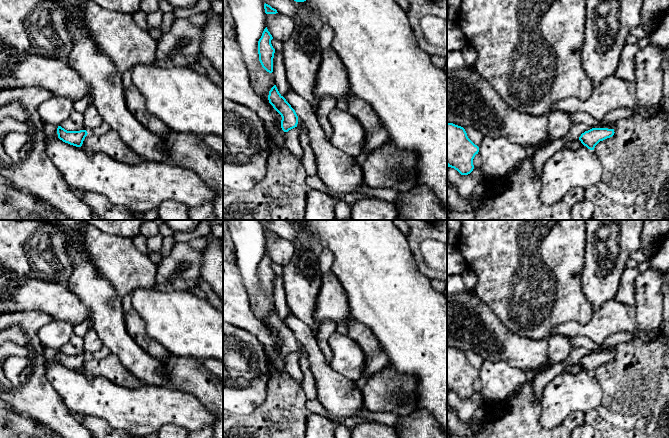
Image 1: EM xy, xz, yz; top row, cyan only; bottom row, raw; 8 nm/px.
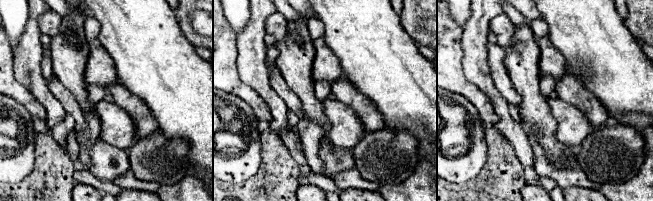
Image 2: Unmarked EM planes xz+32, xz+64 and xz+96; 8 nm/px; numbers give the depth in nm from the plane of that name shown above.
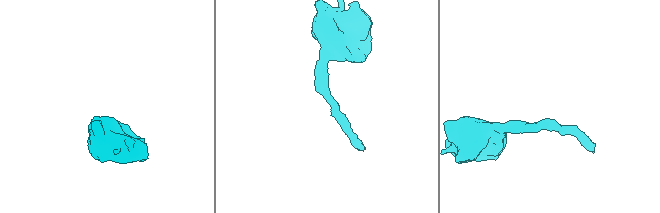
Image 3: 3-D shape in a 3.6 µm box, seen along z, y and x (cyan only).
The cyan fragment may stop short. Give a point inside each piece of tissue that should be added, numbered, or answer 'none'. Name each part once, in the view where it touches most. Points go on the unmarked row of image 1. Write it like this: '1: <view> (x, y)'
none

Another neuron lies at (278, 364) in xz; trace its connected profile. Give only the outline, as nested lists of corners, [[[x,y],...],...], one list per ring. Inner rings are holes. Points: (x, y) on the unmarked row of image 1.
[[[270,328],[270,330],[272,331],[272,333],[274,334],[275,338],[276,338],[276,342],[277,342],[277,346],[272,348],[274,350],[275,353],[275,357],[272,360],[269,360],[269,366],[270,366],[270,372],[287,372],[286,370],[286,356],[284,356],[281,352],[281,344],[282,341],[281,339],[273,332],[273,330]]]

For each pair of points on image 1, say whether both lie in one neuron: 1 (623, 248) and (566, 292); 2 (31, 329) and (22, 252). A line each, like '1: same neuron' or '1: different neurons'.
1: different neurons
2: different neurons

